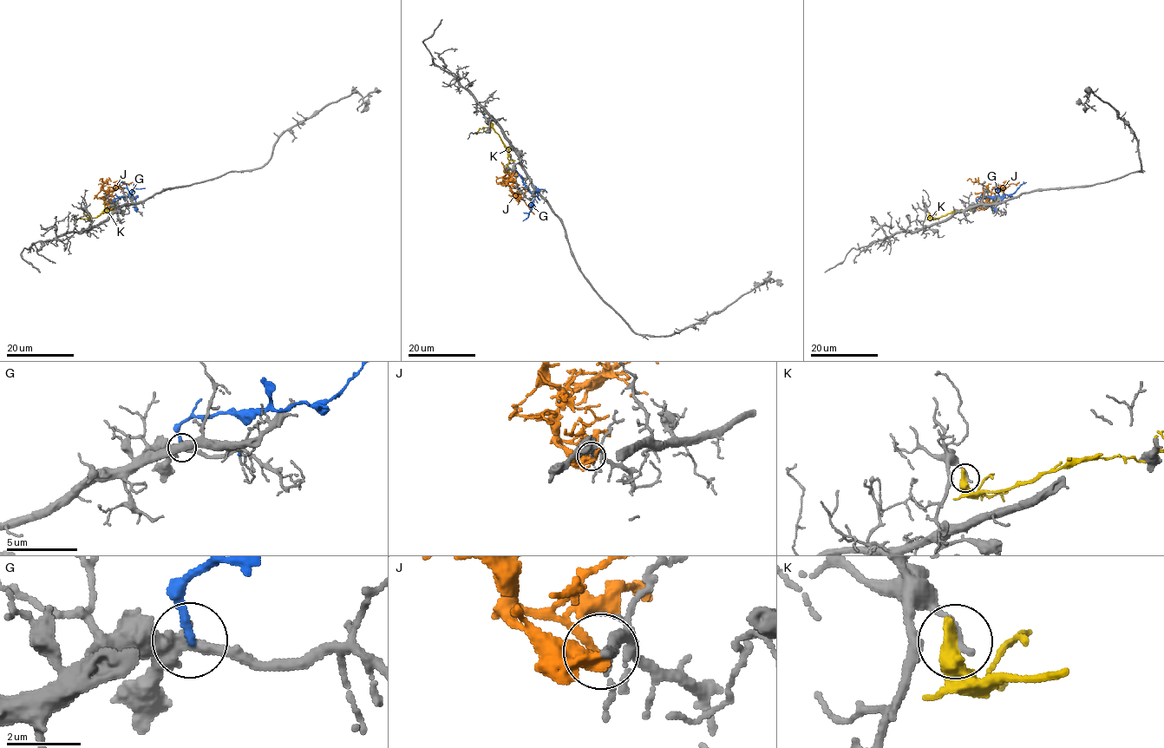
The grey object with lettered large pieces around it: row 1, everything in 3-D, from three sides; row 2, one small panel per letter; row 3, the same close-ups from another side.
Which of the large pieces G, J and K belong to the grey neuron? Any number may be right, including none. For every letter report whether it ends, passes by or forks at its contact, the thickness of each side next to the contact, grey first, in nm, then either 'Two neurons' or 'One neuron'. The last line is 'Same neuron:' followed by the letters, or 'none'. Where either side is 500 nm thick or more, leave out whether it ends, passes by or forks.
G: It ends there. Thickness 360 nm (grey) against 200 nm. Two neurons
J: It ends there. Thickness 190 nm (grey) against 220 nm. Two neurons
K: Thickness 180 nm (grey) against 600 nm. Two neurons
Same neuron: none

